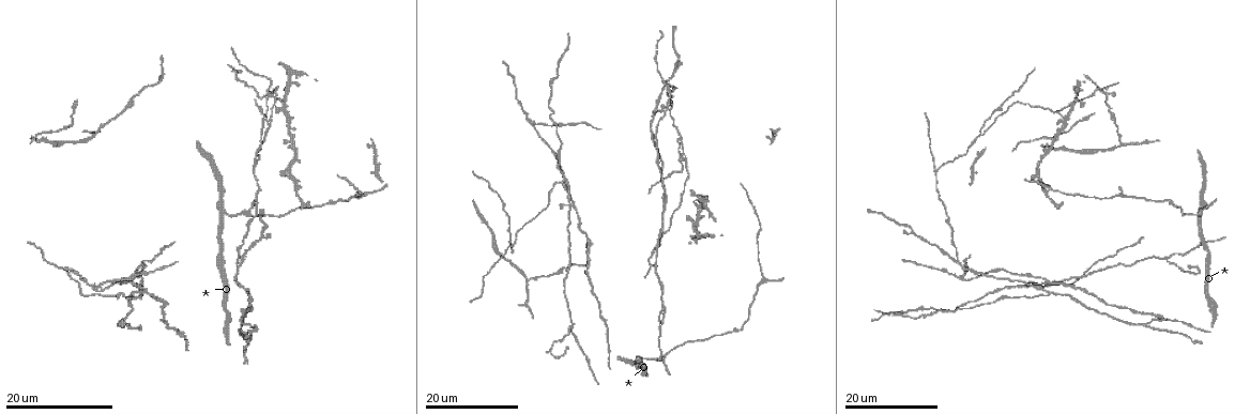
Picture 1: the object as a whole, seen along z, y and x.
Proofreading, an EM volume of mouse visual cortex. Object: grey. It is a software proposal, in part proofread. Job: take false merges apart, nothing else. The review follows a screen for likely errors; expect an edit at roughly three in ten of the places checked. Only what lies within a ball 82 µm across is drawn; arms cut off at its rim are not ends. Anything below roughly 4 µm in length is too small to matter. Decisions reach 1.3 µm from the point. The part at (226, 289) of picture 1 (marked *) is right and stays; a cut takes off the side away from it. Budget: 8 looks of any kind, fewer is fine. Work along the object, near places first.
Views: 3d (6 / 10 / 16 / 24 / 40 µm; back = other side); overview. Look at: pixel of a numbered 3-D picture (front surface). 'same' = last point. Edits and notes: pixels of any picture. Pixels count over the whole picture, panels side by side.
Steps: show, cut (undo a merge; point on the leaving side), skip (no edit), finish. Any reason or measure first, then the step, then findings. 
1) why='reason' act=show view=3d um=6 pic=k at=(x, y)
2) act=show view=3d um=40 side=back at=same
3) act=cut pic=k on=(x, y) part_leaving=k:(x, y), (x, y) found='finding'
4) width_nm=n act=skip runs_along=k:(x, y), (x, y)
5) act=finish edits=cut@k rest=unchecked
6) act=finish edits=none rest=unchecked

act=show view=3d um=16 pic=1 at=(226, 212)

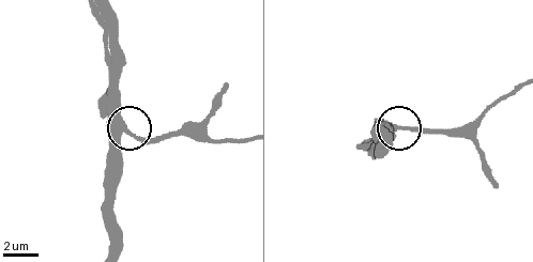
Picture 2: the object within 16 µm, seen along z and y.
act=show view=3d um=10 pic=2 at=(126, 127)

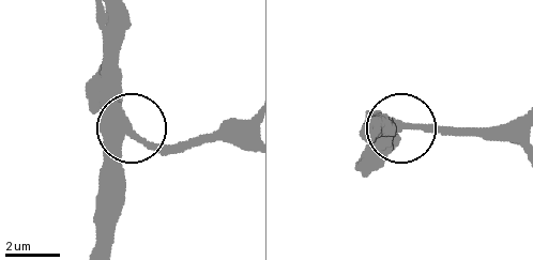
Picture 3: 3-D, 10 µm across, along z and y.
width_nm=400 act=skip runs_along=3:(108, 240), (116, 150), (130, 122), (108, 81), (108, 42) found='all the same cell'

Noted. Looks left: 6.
why='a fork' act=show view=3d um=16 pic=1 at=(934, 170)

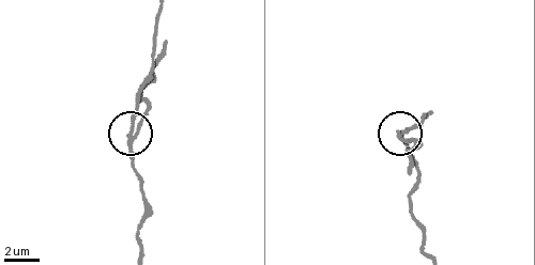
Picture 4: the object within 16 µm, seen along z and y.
act=show view=3d um=10 at=same

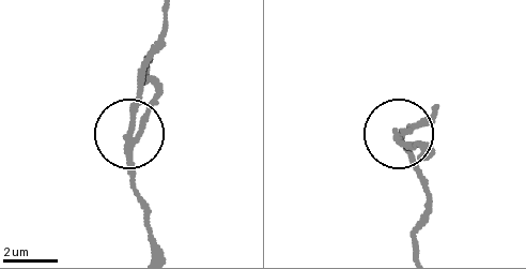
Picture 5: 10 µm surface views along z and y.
act=cut pic=5 on=(148, 118) found='a second cell is stuck on'

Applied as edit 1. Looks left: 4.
why='looks like a crossing' act=show view=3d um=16 pic=1 at=(1047, 280)

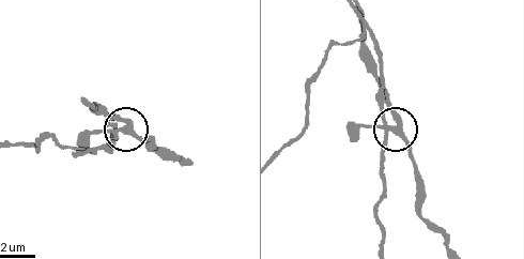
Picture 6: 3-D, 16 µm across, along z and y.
why='closer look' act=show view=3d um=6 pic=6 at=(126, 129)

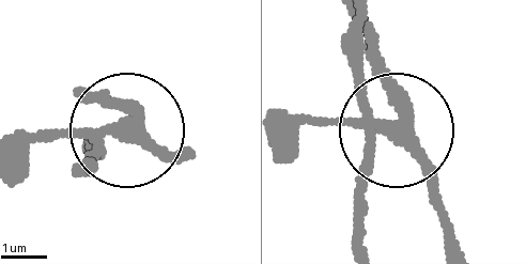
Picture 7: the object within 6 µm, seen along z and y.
side_arm_um=42 act=cut pic=7 on=(28, 141) part_leaving=7:(367, 124), (398, 102), (371, 20) found='a second cell is stuck on'

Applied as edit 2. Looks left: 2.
act=finish edits=cut@5,cut@7 rest=unchecked

